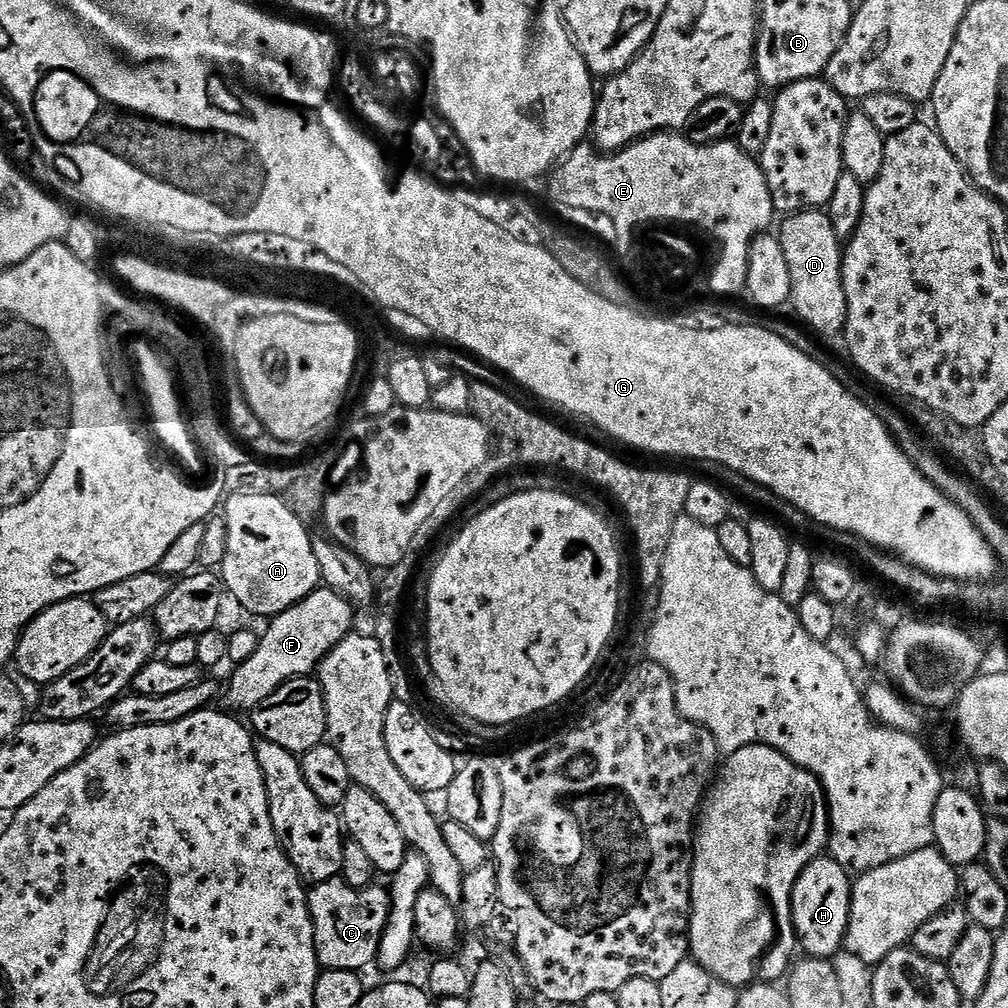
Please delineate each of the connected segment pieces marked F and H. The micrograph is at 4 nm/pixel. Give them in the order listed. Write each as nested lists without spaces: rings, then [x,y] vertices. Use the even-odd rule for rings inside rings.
[[[321,586],[290,610],[271,617],[269,624],[272,625],[266,630],[263,629],[258,650],[254,650],[254,654],[250,654],[246,662],[237,664],[231,669],[232,681],[226,684],[226,696],[228,692],[229,702],[236,708],[251,710],[266,702],[266,698],[270,698],[270,694],[274,694],[274,690],[278,690],[286,682],[296,680],[300,676],[312,676],[319,669],[324,655],[334,646],[338,646],[338,642],[342,642],[353,631],[352,612],[354,605],[345,596],[339,596],[331,588]]]
[[[821,854],[804,868],[792,891],[792,924],[796,927],[796,938],[801,949],[805,948],[808,956],[821,958],[835,957],[836,951],[844,948],[844,935],[848,932],[850,906],[852,905],[852,886],[854,880],[848,869],[843,868],[831,855]]]

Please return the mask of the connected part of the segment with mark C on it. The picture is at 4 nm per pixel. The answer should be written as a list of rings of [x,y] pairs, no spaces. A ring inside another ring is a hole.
[[[342,878],[311,885],[308,909],[314,922],[316,957],[324,970],[360,972],[367,964],[377,963],[378,946],[390,918],[391,895],[373,882],[367,888],[355,888]]]

